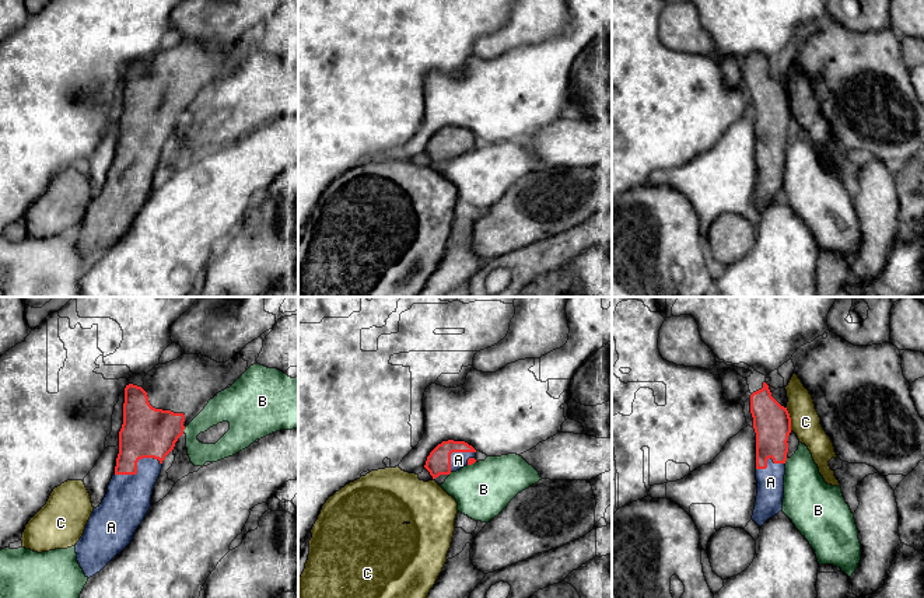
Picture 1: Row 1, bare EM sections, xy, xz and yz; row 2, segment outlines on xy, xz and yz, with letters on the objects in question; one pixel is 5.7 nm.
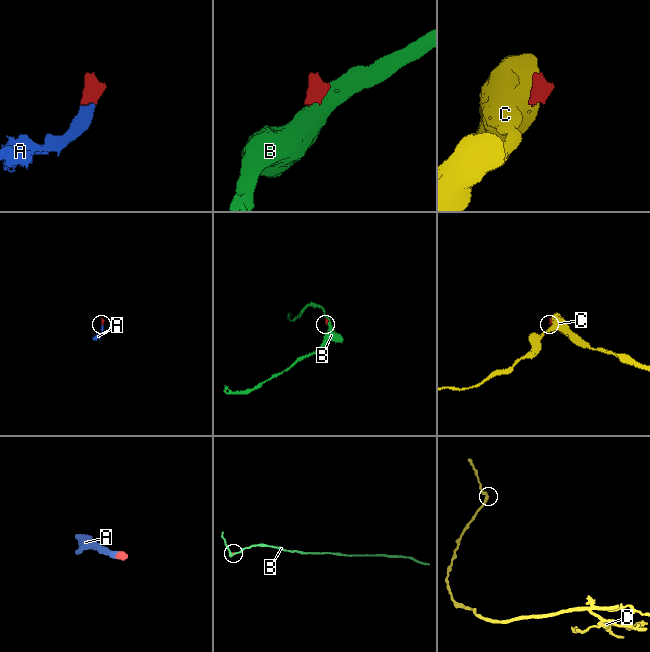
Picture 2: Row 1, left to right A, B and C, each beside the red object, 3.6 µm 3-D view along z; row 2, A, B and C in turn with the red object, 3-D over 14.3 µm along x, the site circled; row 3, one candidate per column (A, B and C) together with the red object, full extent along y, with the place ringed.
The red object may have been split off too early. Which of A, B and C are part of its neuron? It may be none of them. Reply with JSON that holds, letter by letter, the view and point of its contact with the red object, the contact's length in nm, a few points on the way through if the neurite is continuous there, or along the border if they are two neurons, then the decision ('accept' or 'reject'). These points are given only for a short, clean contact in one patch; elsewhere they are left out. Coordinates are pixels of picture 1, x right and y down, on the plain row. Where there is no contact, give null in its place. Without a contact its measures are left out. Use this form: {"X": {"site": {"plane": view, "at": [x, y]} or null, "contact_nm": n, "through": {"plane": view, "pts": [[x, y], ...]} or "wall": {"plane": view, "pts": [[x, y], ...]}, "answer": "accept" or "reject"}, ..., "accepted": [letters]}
{"A": {"site": {"plane": "xy", "at": [136, 153]}, "contact_nm": 280, "through": {"plane": "xy", "pts": [[146, 118], [140, 146], [136, 153], [128, 186]]}, "answer": "accept"}, "B": {"site": {"plane": "xy", "at": [184, 115]}, "contact_nm": 40, "wall": {"plane": "xy", "pts": [[185, 114], [182, 118]]}, "answer": "reject"}, "C": {"site": {"plane": "yz", "at": [790, 105]}, "contact_nm": 140, "wall": {"plane": "yz", "pts": [[786, 94], [791, 116]]}, "answer": "reject"}, "accepted": ["A"]}

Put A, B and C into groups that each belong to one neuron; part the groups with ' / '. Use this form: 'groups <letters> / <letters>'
groups A / B / C

